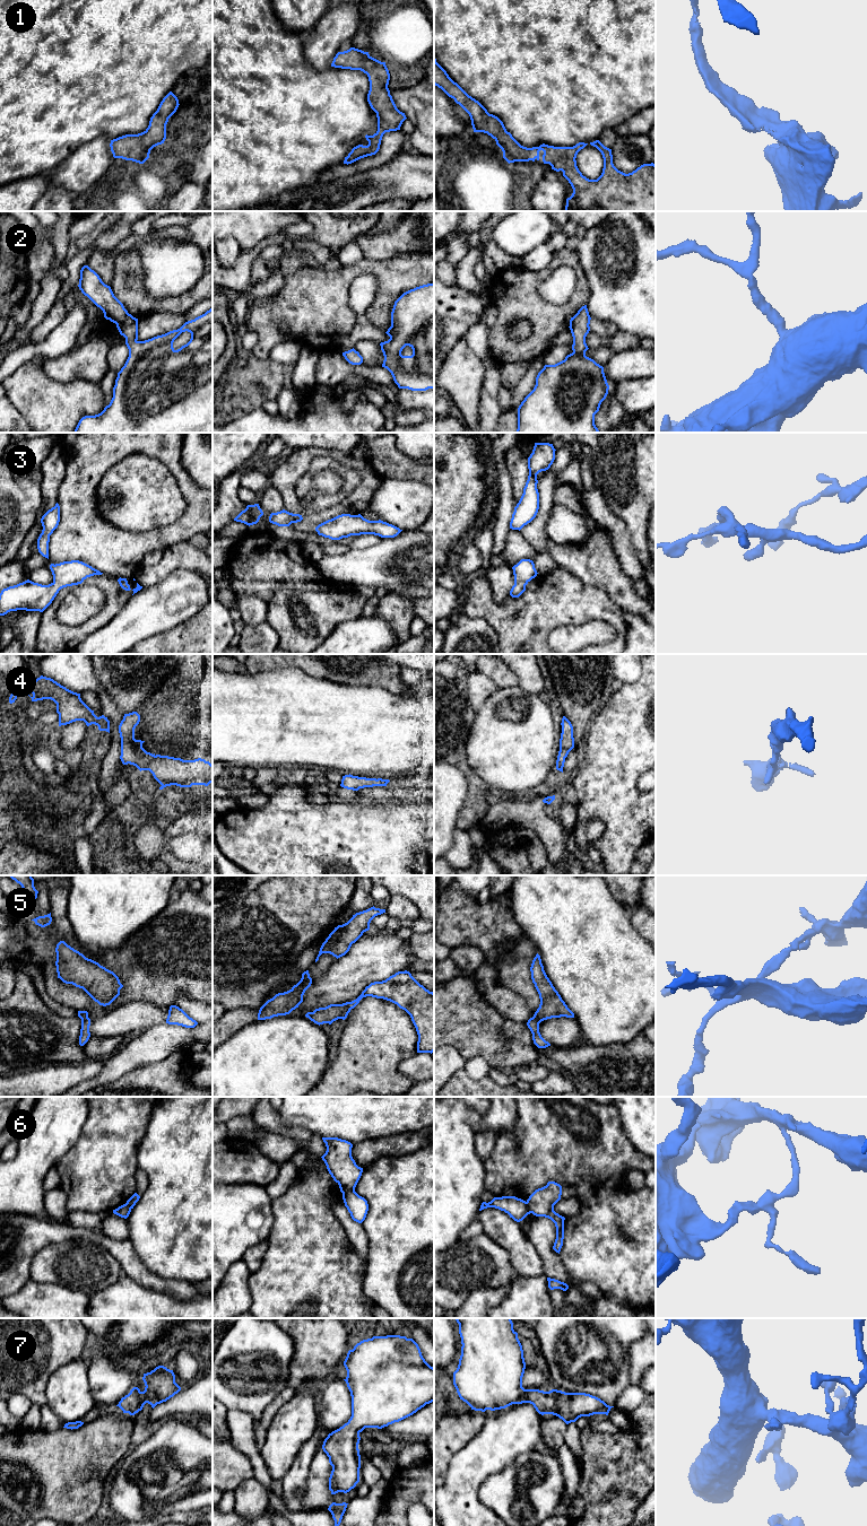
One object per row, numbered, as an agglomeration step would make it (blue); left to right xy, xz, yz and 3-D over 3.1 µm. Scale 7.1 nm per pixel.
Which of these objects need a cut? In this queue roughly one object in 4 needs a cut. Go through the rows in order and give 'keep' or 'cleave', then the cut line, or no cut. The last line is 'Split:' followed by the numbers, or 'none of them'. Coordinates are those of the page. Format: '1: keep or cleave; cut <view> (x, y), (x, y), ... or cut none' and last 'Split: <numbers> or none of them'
1: keep; cut none
2: keep; cut none
3: keep; cut none
4: keep; cut none
5: cleave; cut yz (534, 1016), (539, 1022)
6: cleave; cut xz (354, 1188), (343, 1195)
7: keep; cut none
Split: 5, 6

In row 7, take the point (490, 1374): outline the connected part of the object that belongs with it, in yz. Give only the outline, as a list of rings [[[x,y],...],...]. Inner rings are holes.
[[[453,1318],[459,1324],[461,1337],[461,1355],[457,1370],[453,1372],[453,1385],[457,1393],[471,1410],[485,1412],[505,1409],[512,1404],[530,1403],[536,1411],[553,1414],[566,1424],[581,1416],[606,1414],[614,1406],[600,1398],[586,1393],[565,1393],[557,1389],[544,1392],[524,1389],[522,1377],[526,1369],[522,1345],[518,1333],[513,1329],[511,1318]]]

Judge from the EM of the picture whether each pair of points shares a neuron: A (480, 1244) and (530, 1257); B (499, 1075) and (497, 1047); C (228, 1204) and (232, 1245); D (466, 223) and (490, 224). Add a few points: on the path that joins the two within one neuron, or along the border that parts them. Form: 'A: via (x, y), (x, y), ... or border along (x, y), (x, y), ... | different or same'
A: border along (485, 1234), (508, 1253), (512, 1267), (518, 1274) | different
B: border along (491, 1067), (502, 1071) | different
C: via (228, 1214), (228, 1235) | same
D: border along (483, 223), (477, 229) | different

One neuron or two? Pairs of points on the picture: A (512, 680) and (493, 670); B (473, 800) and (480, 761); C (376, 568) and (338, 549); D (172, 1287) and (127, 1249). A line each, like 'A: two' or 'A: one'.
A: one
B: two
C: two
D: one

